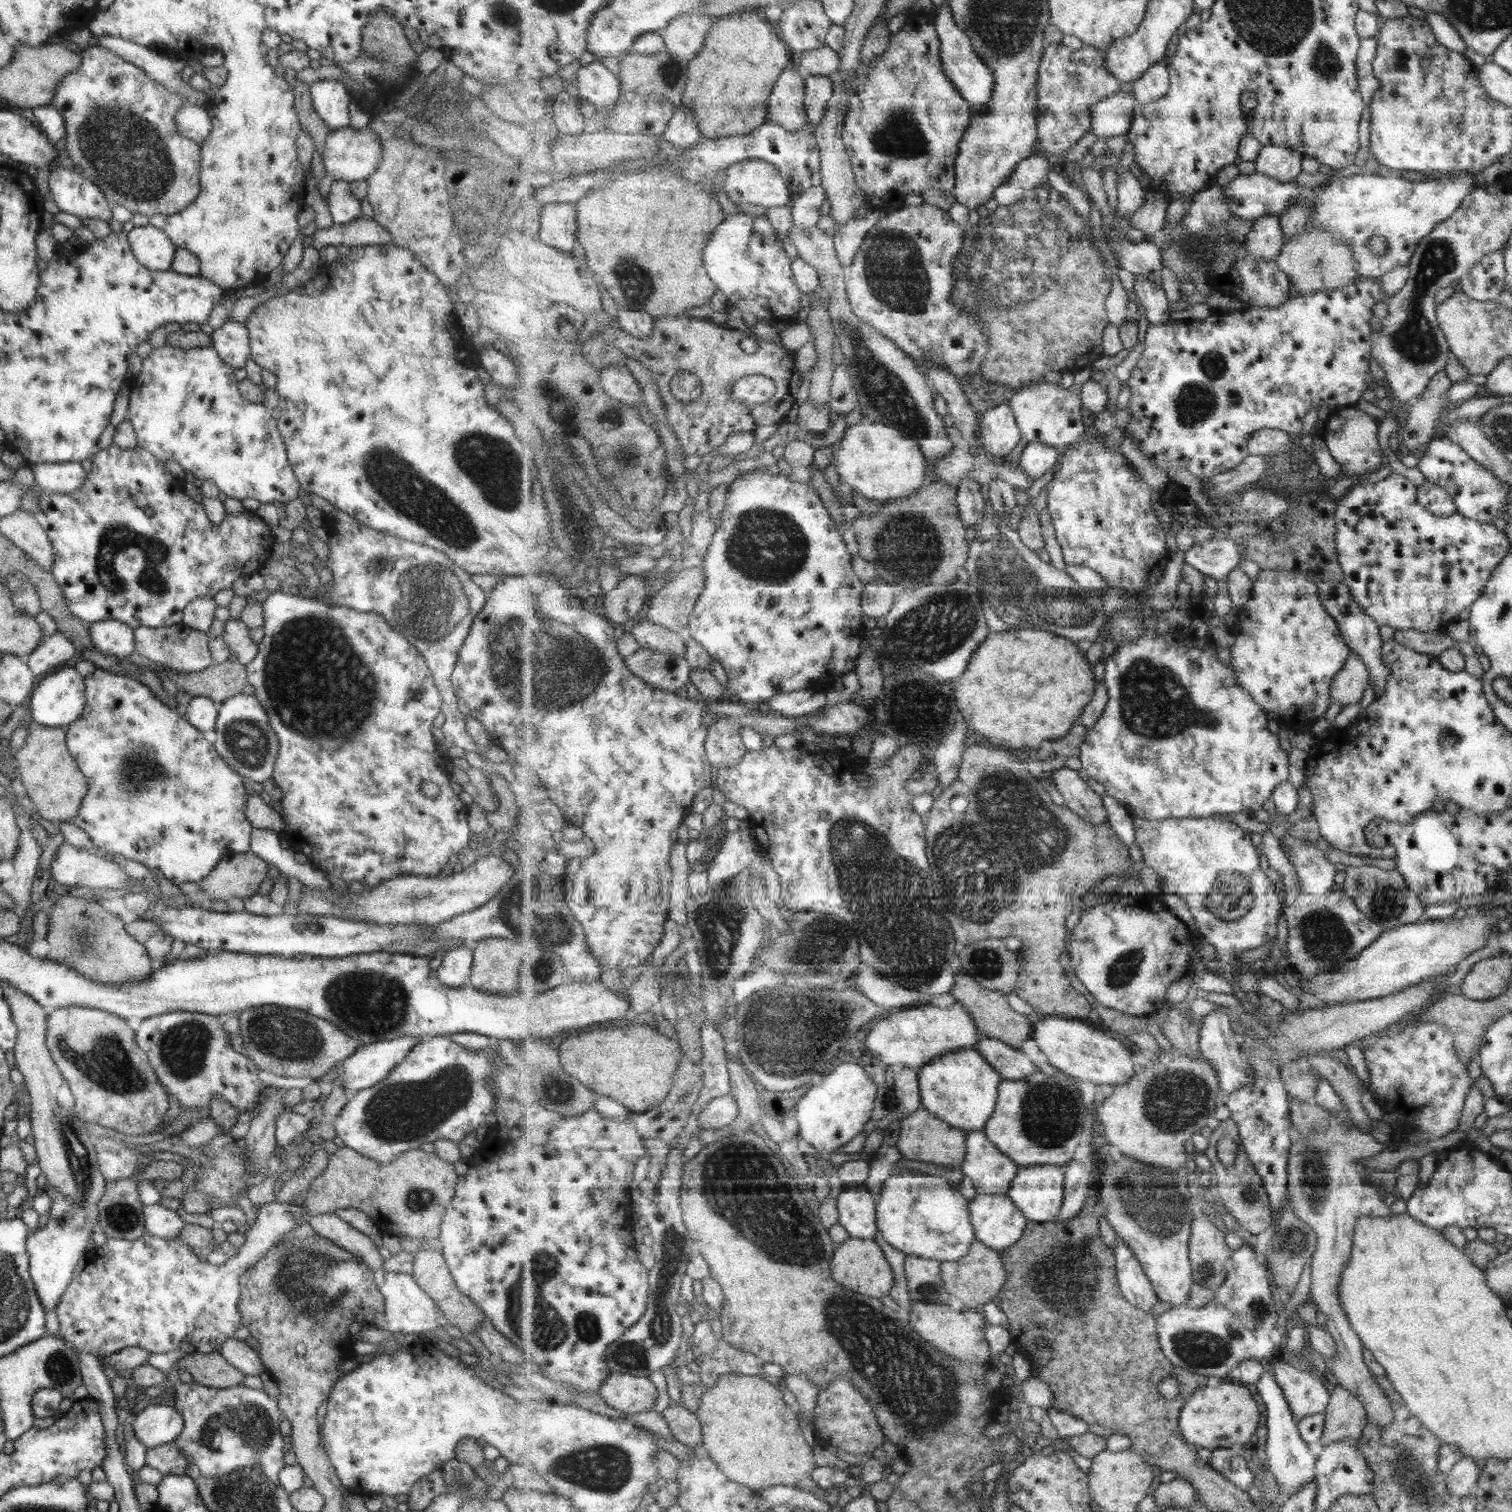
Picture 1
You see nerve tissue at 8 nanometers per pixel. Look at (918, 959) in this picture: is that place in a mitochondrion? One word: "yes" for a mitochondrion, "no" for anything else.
yes

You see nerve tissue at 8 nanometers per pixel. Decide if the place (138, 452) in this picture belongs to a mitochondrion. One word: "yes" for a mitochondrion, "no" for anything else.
no

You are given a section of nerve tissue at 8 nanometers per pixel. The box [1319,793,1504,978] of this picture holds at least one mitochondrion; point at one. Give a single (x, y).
(1387, 902)

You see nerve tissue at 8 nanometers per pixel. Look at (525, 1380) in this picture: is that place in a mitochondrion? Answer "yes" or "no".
no

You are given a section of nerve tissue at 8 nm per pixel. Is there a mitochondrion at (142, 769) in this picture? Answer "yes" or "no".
yes

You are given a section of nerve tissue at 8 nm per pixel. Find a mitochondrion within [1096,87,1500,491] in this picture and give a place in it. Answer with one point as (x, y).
(1414, 337)

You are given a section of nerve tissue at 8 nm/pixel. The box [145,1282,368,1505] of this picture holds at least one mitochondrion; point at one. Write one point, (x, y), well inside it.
(253, 1422)

